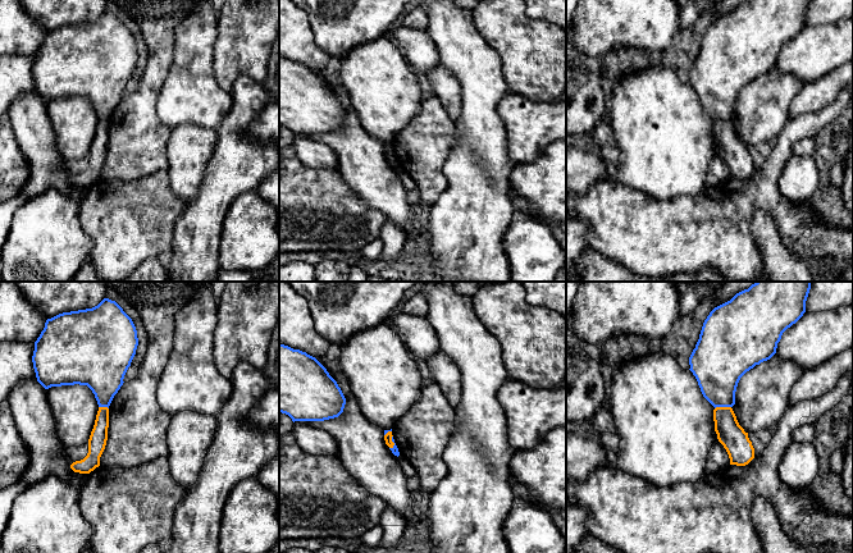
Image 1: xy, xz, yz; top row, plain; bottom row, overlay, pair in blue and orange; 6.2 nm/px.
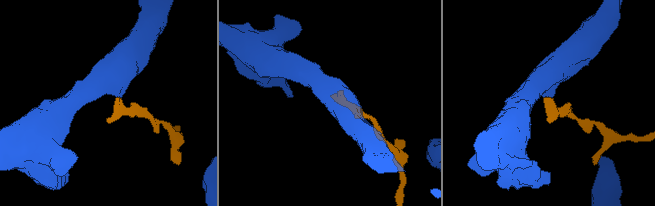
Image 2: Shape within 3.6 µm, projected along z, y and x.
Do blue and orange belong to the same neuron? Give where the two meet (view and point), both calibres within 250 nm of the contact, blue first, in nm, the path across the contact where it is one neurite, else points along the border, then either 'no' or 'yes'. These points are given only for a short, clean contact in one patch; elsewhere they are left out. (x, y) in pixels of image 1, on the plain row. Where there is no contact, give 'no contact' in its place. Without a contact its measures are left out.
contact yz (723, 119); calibres 300 and 170 nm; border yz (730, 119), (717, 119), (715, 122); no

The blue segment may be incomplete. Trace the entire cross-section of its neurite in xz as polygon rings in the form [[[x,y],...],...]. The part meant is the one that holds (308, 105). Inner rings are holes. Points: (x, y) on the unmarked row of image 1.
[[[279,58],[279,125],[288,128],[292,134],[324,134],[338,131],[345,122],[346,111],[337,95],[327,82],[313,69],[300,63]]]

